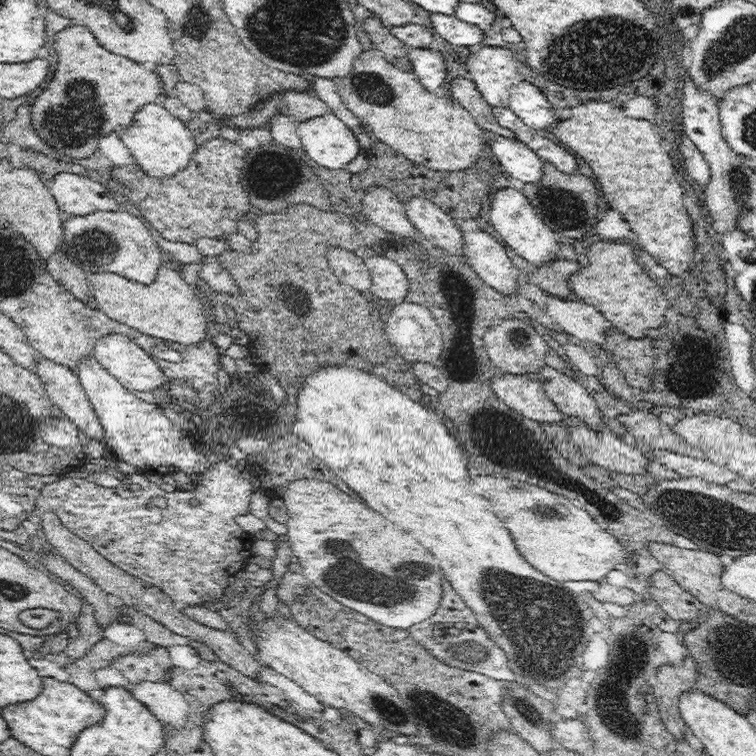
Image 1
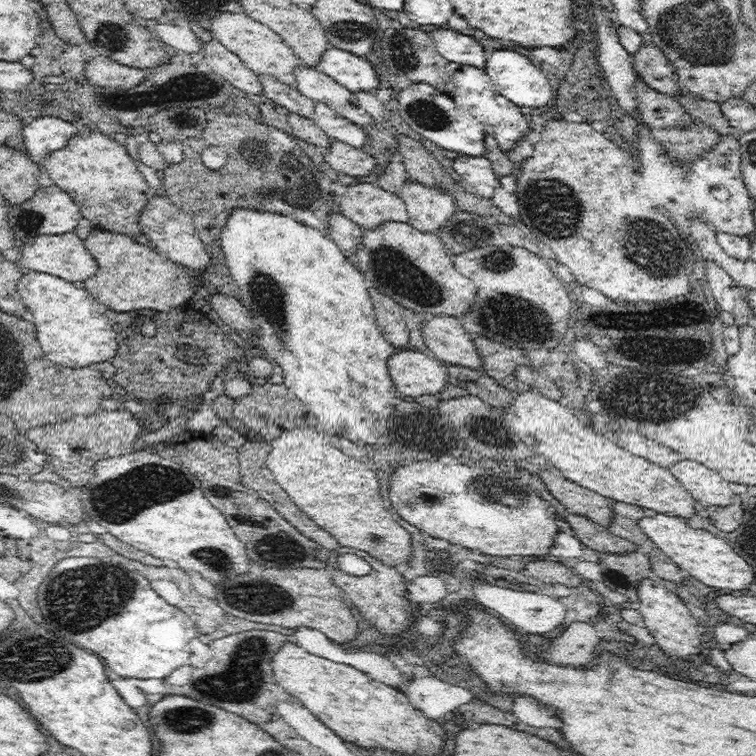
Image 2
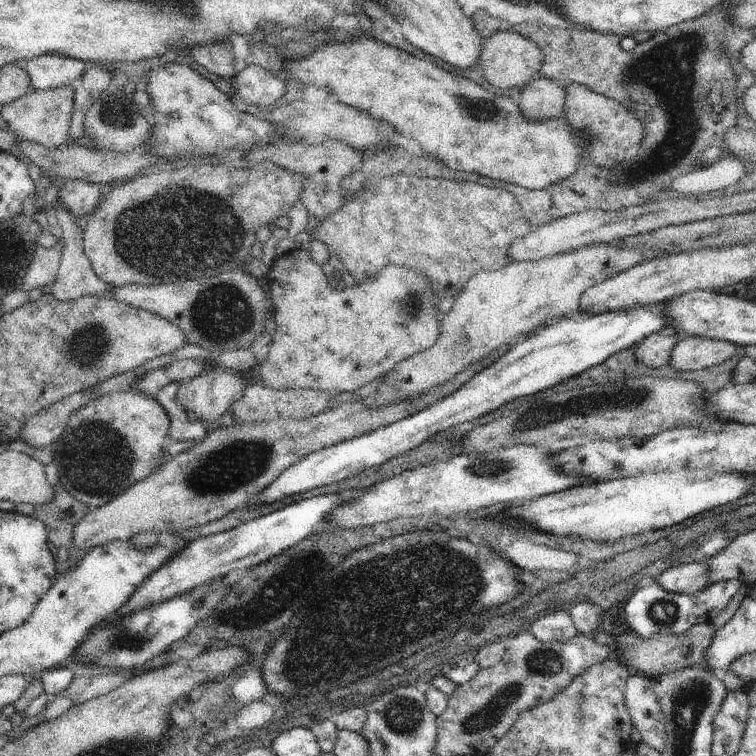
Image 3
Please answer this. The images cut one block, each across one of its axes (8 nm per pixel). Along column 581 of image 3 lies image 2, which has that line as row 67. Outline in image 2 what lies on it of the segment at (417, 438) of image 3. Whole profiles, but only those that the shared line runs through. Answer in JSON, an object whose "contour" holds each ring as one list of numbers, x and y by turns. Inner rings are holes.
{"contour":[[330,46,322,54,320,64,316,68,332,76,336,82,340,82,350,92,358,92,358,90,374,92,378,88,378,76,372,64,364,56,356,56,340,48]]}

